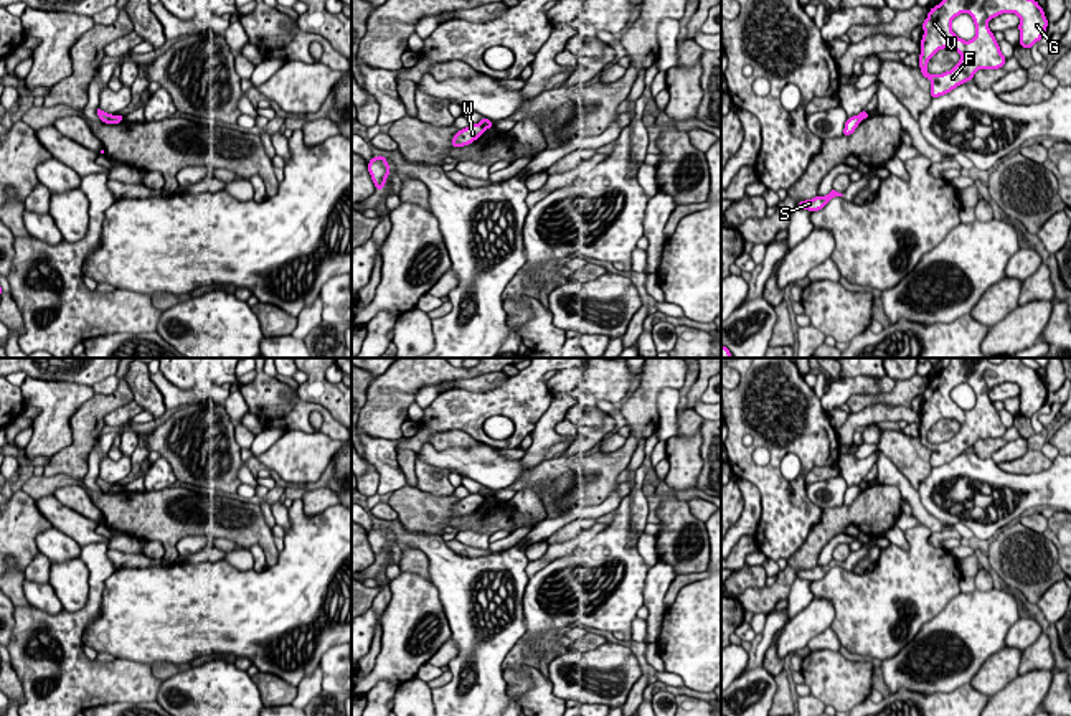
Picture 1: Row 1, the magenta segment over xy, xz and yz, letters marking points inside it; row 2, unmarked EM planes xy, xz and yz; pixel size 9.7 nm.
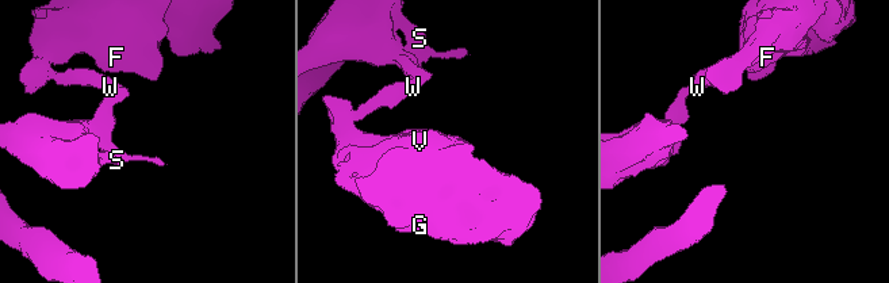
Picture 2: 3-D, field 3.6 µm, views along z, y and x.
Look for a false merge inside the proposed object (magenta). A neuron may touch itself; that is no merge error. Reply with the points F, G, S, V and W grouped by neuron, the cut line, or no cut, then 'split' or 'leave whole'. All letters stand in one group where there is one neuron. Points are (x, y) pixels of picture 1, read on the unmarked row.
F G V W / S; cut in xz along (477, 494), (485, 499); split

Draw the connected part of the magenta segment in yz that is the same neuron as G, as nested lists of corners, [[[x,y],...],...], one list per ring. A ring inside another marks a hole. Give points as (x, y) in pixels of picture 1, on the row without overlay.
[[[951,358],[951,363],[929,379],[922,393],[919,437],[931,450],[931,467],[949,464],[957,455],[972,450],[979,439],[998,439],[1007,427],[988,398],[988,391],[1002,383],[1020,388],[1020,416],[1031,419],[1046,401],[1048,389],[1036,370],[1028,368],[1020,358],[1005,358],[993,365],[988,358]],[[969,383],[975,394],[975,406],[969,411],[952,401],[952,389]],[[939,419],[955,419],[959,432],[942,444],[929,444],[927,432]]]

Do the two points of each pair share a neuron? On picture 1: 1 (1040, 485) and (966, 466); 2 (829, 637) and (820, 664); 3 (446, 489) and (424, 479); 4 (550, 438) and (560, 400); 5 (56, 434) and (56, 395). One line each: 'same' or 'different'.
1: same
2: different
3: same
4: same
5: same

